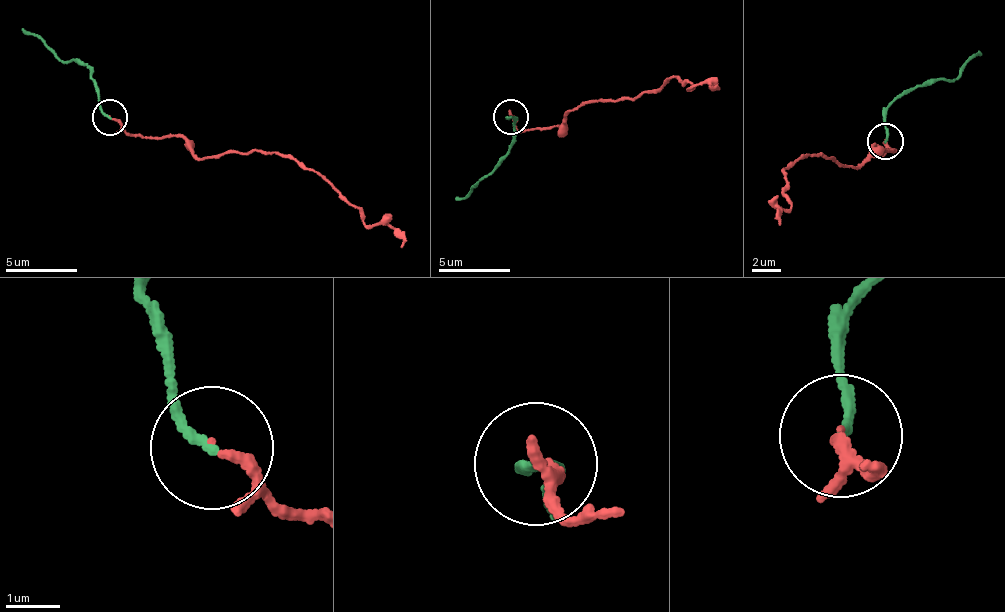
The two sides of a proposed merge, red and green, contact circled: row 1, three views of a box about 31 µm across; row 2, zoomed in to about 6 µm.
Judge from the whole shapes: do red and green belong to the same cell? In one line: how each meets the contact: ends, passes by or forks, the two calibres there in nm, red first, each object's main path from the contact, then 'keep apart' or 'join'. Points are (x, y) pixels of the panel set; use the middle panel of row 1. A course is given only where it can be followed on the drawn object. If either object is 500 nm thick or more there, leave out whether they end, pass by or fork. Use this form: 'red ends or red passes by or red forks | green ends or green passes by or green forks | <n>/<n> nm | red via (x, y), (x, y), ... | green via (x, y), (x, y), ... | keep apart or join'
red ends | green ends | 140/140 nm | red via (512, 118), (519, 132), (559, 126), (580, 105), (634, 98), (675, 76), (690, 88), (710, 81), (718, 85) | green via (512, 118), (507, 118), (517, 121), (505, 158), (457, 198) | join

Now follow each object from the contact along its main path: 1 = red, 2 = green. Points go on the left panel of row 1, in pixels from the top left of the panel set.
1: (111, 117), (136, 137), (178, 135), (193, 153), (261, 149), (291, 154), (366, 224), (387, 224), (408, 242)
2: (111, 117), (99, 107), (95, 79), (82, 60), (62, 61), (23, 29)

